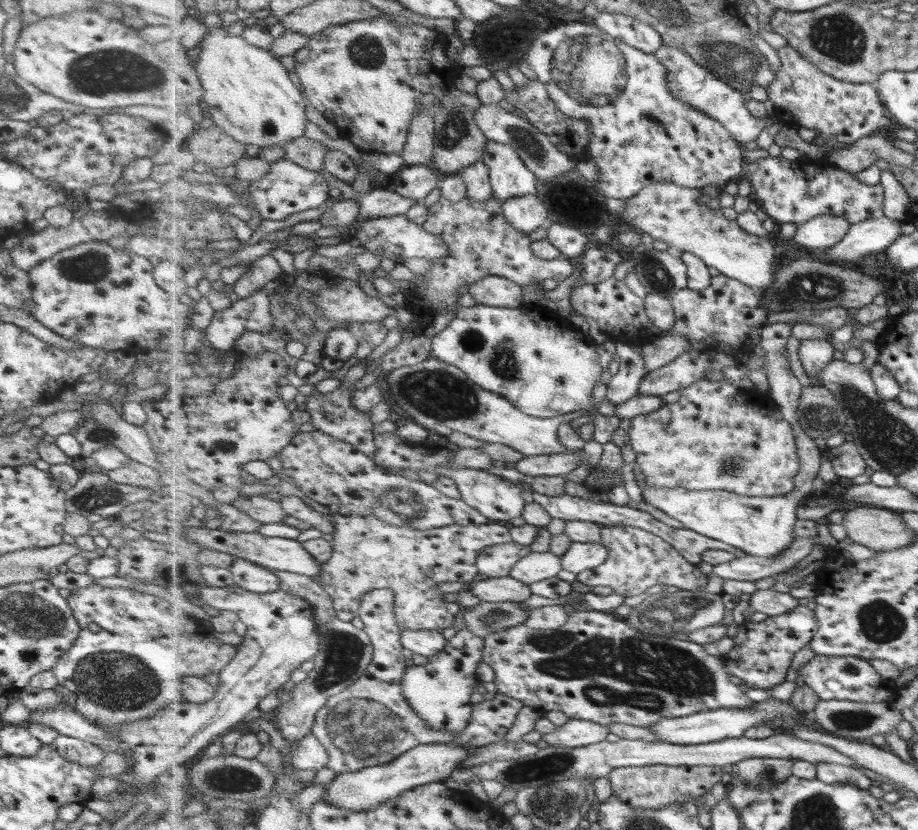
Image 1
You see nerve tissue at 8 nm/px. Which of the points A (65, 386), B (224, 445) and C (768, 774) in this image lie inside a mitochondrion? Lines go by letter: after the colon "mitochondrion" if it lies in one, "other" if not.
A: other
B: mitochondrion
C: mitochondrion

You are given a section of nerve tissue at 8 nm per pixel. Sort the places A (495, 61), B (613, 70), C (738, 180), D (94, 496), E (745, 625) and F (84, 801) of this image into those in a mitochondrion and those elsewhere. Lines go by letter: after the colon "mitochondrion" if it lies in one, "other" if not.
A: other
B: mitochondrion
C: other
D: mitochondrion
E: other
F: other

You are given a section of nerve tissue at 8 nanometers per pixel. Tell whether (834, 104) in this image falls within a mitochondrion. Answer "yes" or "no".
no

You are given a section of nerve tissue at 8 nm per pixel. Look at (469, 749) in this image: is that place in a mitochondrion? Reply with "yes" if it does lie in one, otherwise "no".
no

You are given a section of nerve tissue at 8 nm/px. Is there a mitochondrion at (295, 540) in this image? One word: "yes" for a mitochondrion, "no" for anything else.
no

